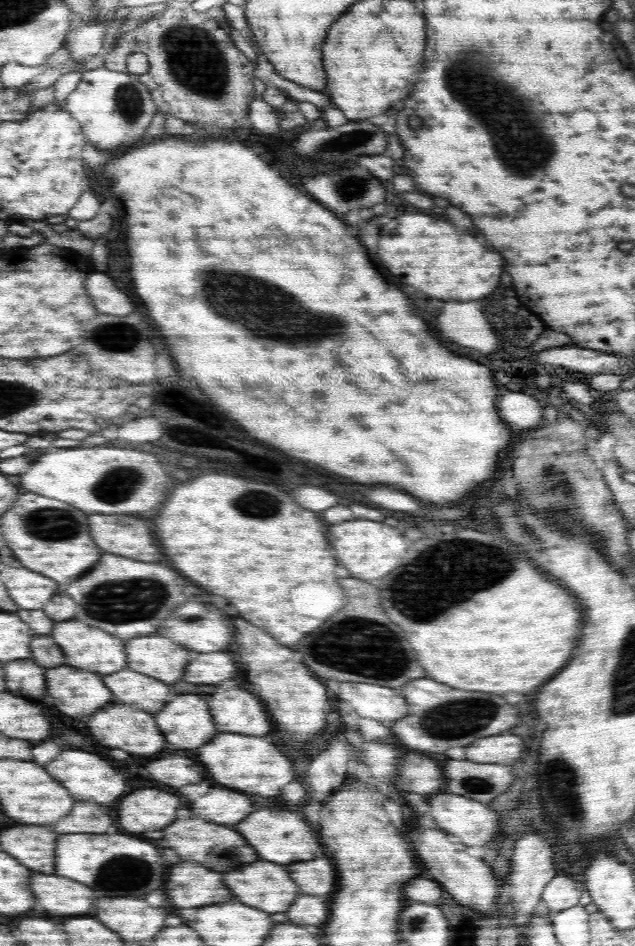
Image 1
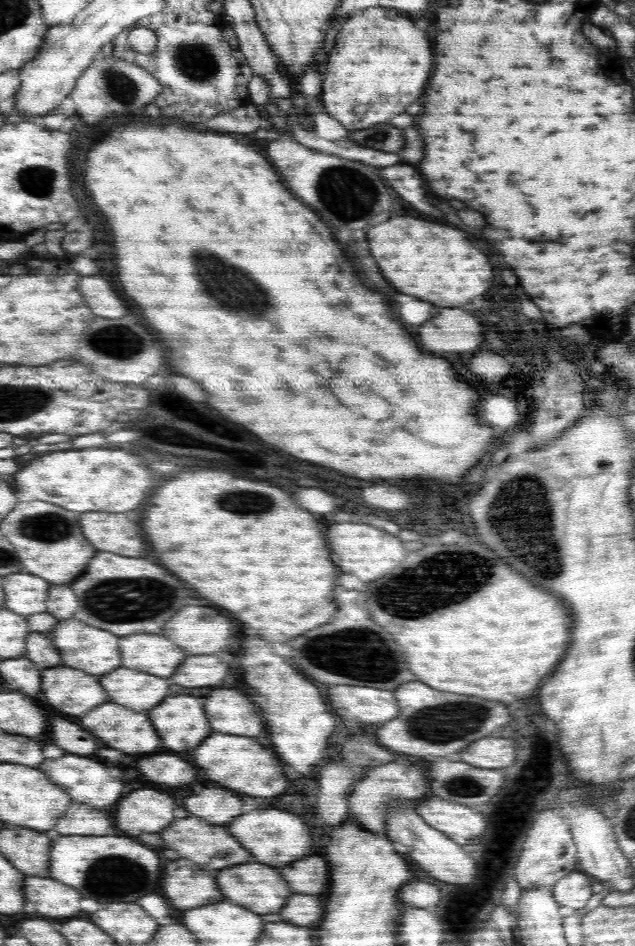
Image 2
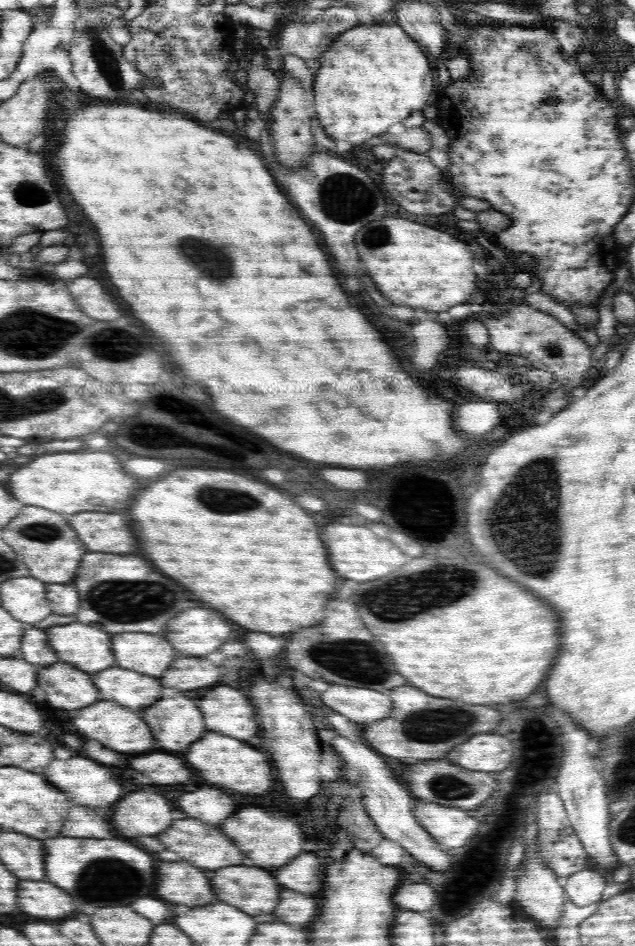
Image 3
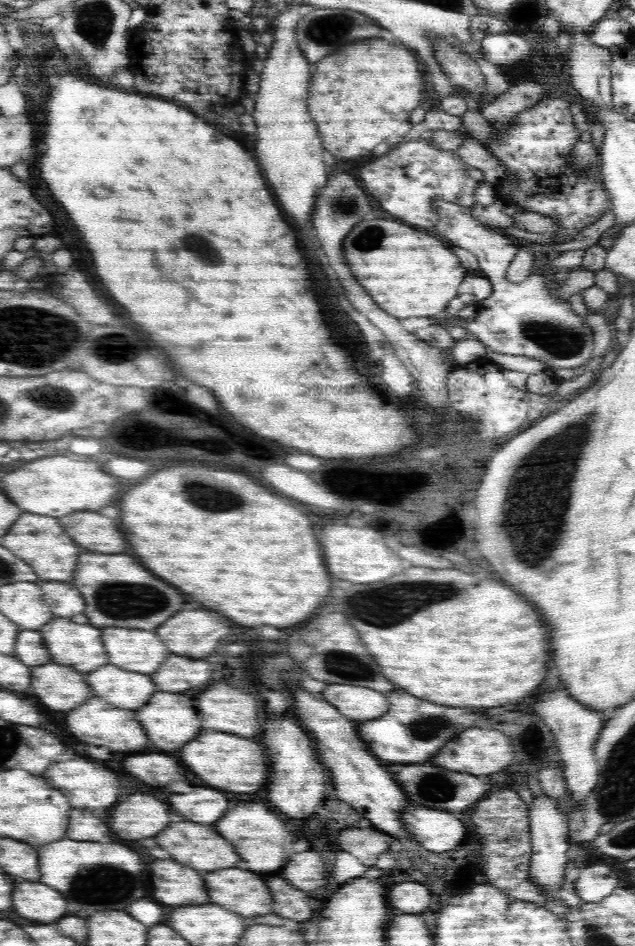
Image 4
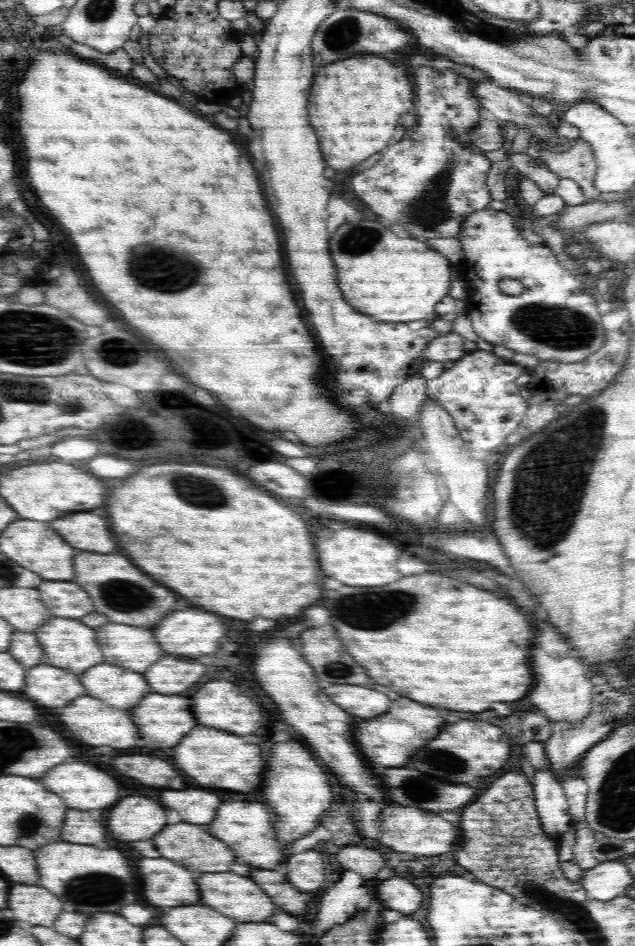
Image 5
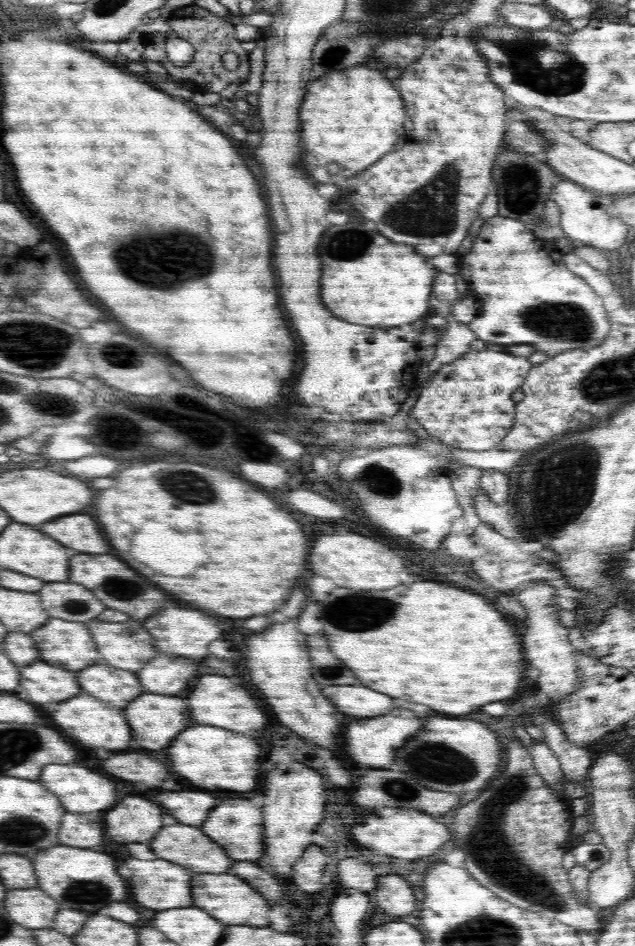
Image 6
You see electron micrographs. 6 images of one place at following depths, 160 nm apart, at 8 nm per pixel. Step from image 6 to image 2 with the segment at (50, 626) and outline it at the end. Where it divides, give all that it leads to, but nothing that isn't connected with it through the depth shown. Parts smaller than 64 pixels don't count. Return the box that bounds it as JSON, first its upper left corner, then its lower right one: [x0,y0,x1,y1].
[48,618,122,674]

